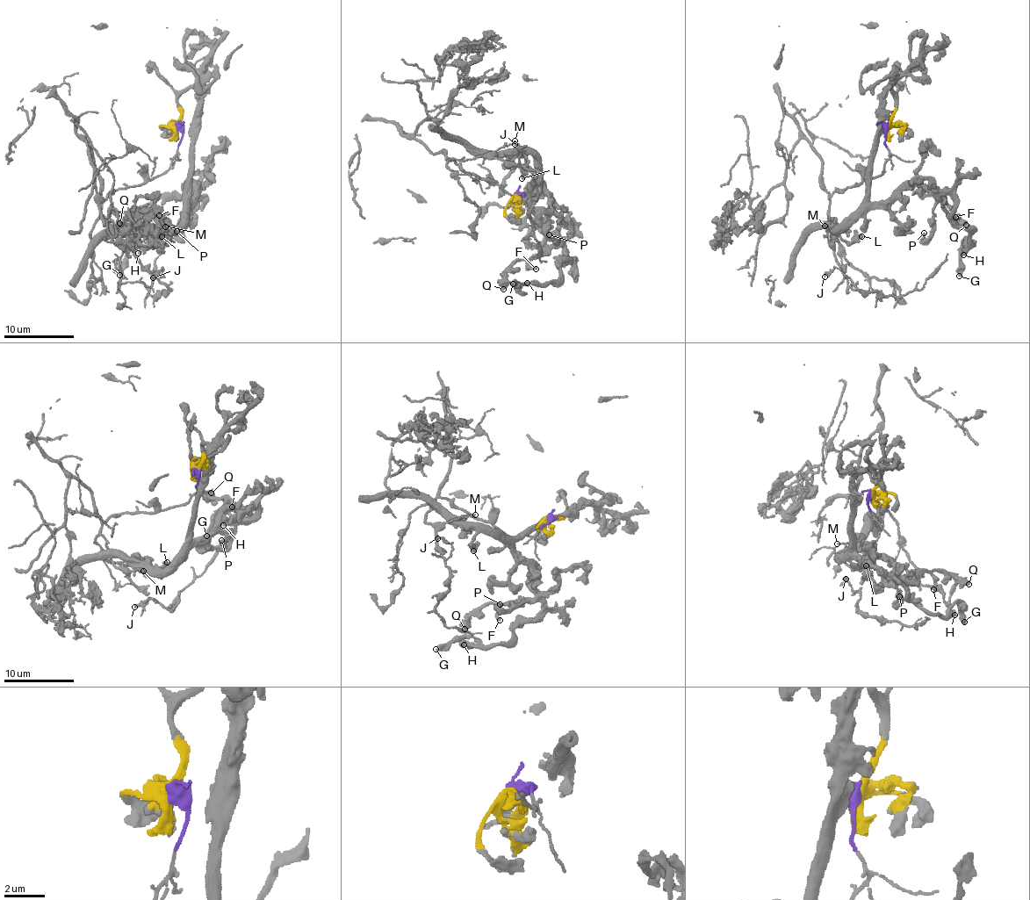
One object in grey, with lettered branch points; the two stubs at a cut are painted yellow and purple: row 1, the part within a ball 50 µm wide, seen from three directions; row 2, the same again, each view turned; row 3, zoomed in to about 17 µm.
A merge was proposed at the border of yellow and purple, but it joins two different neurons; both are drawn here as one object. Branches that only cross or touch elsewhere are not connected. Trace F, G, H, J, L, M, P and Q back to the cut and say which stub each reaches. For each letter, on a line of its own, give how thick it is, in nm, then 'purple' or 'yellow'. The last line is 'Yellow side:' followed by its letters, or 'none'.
F: 180 nm | yellow
G: 400 nm | yellow
H: 340 nm | yellow
J: 190 nm | purple
L: 380 nm | yellow
M: 90 nm | purple
P: 300 nm | yellow
Q: 550 nm | yellow
Yellow side: F, G, H, L, P, Q

